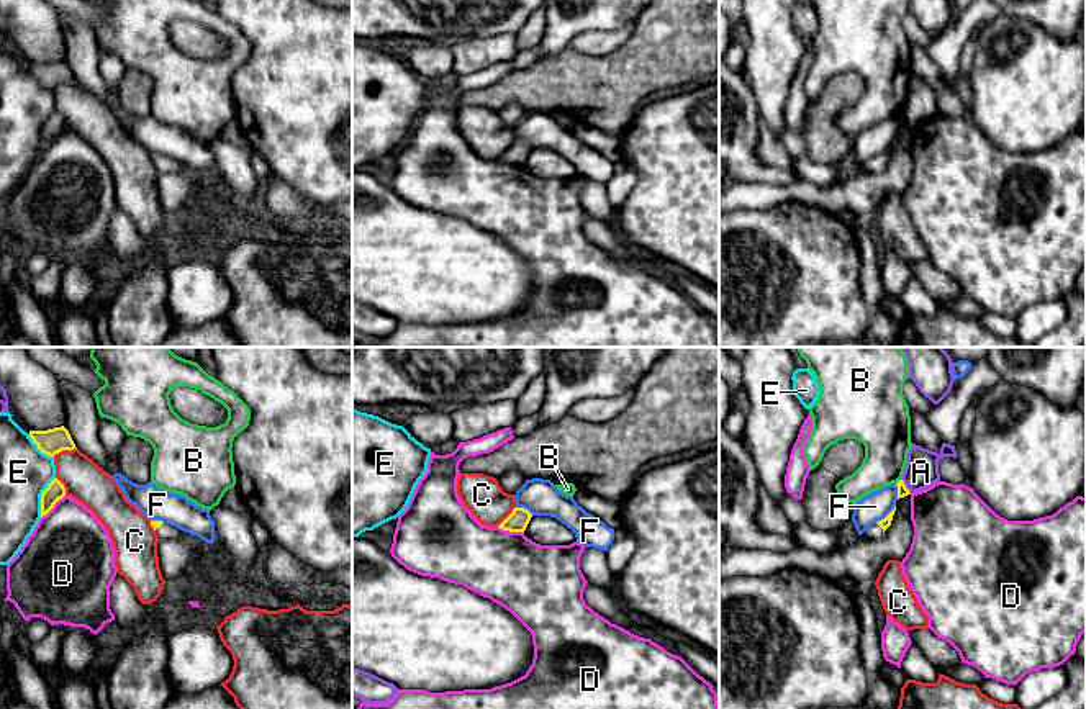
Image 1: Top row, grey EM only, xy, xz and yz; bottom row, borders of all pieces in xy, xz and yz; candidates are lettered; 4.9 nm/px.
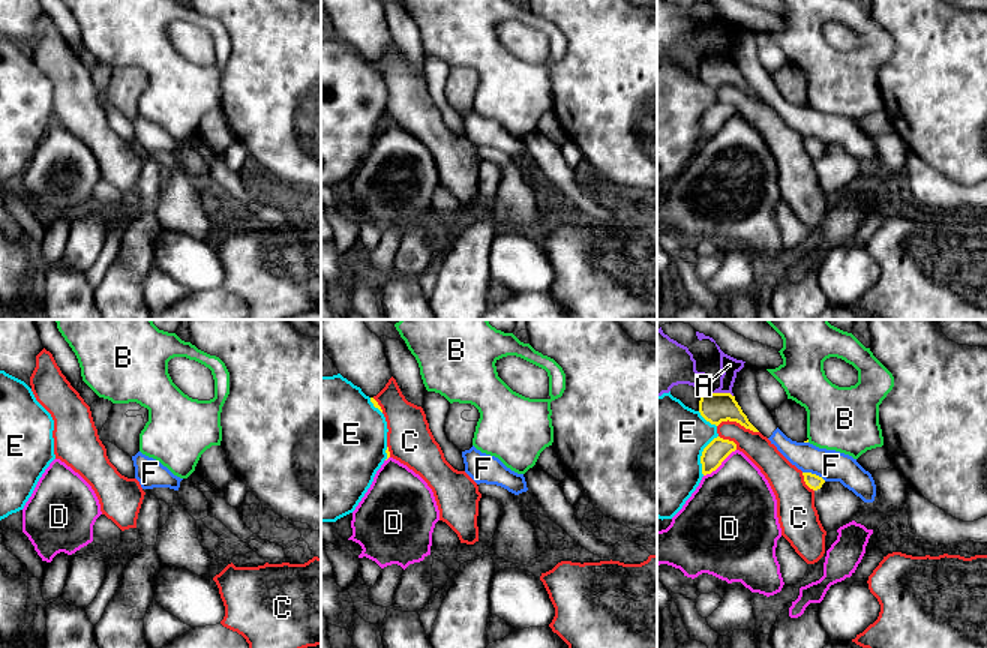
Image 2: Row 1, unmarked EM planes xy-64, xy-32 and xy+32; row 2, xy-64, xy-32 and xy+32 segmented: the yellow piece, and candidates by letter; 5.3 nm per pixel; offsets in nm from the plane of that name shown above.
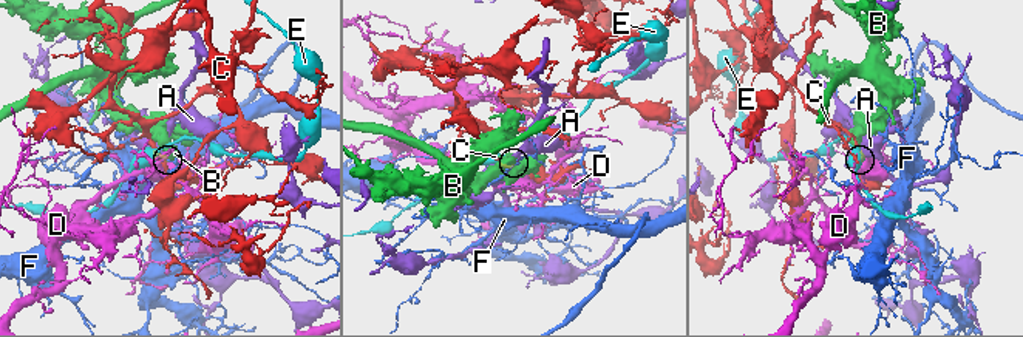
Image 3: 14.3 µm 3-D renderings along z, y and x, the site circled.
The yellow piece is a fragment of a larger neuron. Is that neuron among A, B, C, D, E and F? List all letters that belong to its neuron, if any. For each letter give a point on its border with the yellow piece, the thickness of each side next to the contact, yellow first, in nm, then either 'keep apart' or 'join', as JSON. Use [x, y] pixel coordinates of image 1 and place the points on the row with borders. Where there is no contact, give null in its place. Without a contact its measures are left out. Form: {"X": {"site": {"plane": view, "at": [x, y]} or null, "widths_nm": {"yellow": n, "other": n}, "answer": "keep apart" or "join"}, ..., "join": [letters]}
{"A": {"site": {"plane": "yz", "at": [904, 487]}, "widths_nm": {"yellow": 50, "other": 160}, "answer": "keep apart"}, "B": {"site": {"plane": "yz", "at": [898, 482]}, "widths_nm": {"yellow": 50, "other": 240}, "answer": "keep apart"}, "C": {"site": {"plane": "xy", "at": [64, 449]}, "widths_nm": {"yellow": 130, "other": 200}, "answer": "keep apart"}, "D": {"site": {"plane": "xy", "at": [53, 506]}, "widths_nm": {"yellow": 90, "other": 420}, "answer": "keep apart"}, "E": {"site": {"plane": "xy", "at": [41, 496]}, "widths_nm": {"yellow": 90, "other": 260}, "answer": "keep apart"}, "F": {"site": {"plane": "yz", "at": [886, 516]}, "widths_nm": {"yellow": 50, "other": 140}, "answer": "keep apart"}, "join": []}

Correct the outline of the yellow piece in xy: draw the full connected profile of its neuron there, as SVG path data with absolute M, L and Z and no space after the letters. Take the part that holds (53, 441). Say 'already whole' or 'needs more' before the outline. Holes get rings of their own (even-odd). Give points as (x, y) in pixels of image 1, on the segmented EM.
already whole | M64 426L48 431L29 431L29 437L38 445L38 449L49 457L54 457L62 450L77 449Z

